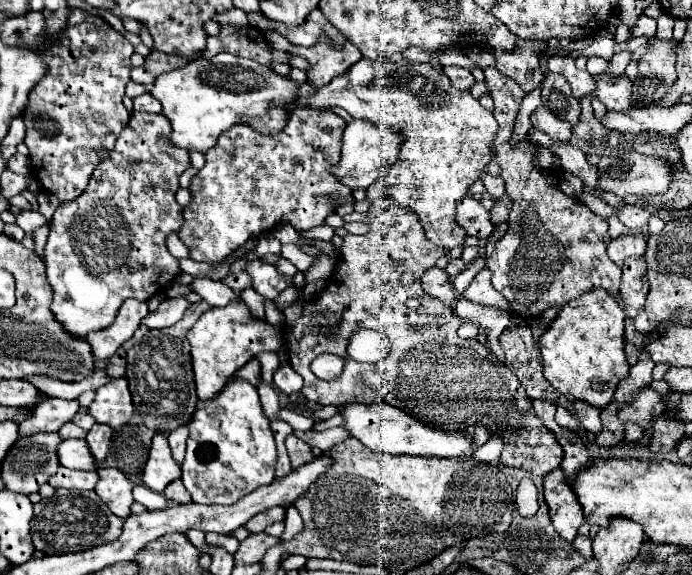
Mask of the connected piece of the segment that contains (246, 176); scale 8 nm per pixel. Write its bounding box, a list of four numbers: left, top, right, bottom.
[180,109,352,263]

